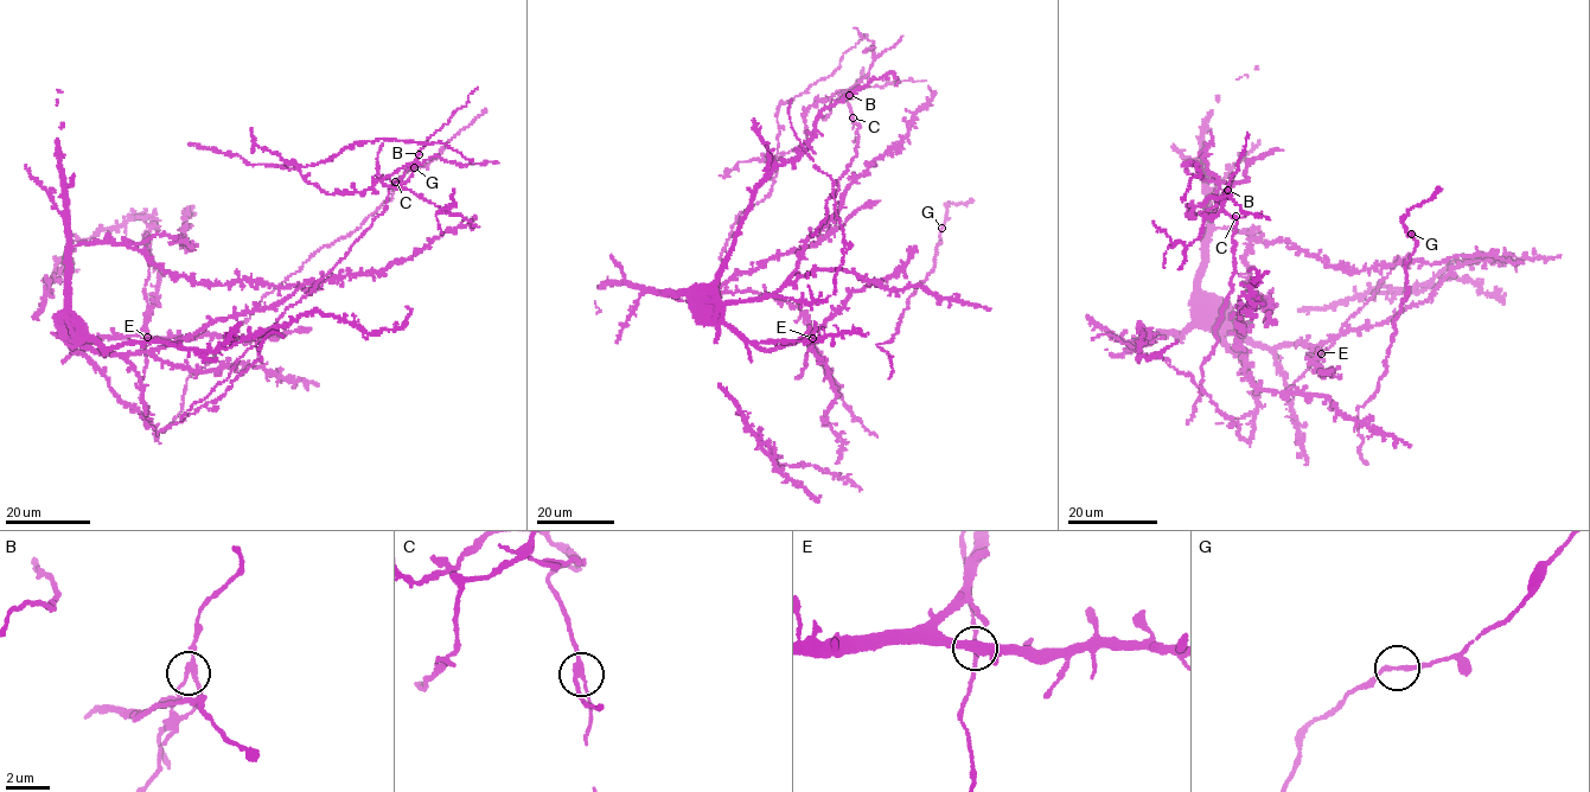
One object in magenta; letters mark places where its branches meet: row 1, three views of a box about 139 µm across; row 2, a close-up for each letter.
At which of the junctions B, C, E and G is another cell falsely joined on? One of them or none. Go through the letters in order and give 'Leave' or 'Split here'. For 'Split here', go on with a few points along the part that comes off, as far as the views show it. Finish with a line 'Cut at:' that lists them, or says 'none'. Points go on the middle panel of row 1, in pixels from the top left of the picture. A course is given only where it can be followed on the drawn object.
B: Split here. Course of the part to remove: (849, 95), (834, 93), (810, 106), (805, 142), (776, 159), (780, 103), (831, 76), (842, 55), (868, 34)
C: Leave
E: Leave
G: Leave
Cut at: B

